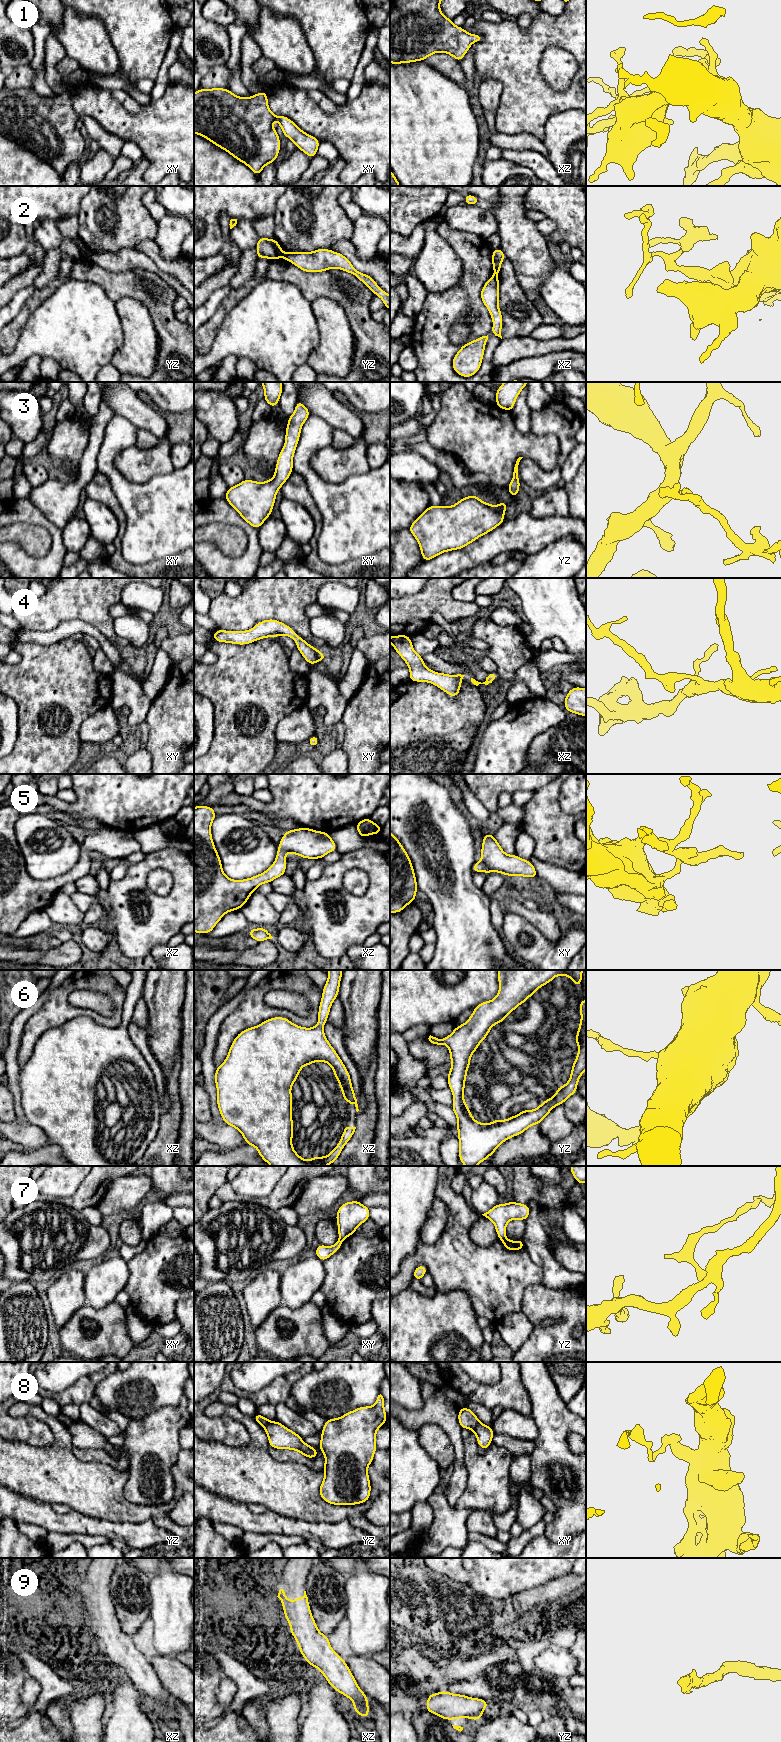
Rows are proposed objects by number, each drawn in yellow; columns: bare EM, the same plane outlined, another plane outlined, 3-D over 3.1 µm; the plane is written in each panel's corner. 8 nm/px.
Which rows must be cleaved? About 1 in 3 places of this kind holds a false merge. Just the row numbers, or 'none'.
2, 7, 8

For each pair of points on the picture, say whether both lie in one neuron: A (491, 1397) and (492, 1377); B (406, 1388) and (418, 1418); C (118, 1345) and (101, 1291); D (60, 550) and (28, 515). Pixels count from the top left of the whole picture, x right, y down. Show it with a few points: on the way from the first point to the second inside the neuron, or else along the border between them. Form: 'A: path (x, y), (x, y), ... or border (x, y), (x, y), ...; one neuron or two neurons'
A: border (501, 1372), (493, 1384), (470, 1377); two neurons
B: border (421, 1386), (421, 1407), (405, 1409), (400, 1405); two neurons
C: border (114, 1299), (100, 1308), (93, 1308), (87, 1304); two neurons
D: path (56, 539), (56, 534), (39, 519); one neuron

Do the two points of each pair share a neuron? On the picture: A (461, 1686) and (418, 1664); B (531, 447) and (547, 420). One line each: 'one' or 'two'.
A: two
B: two

